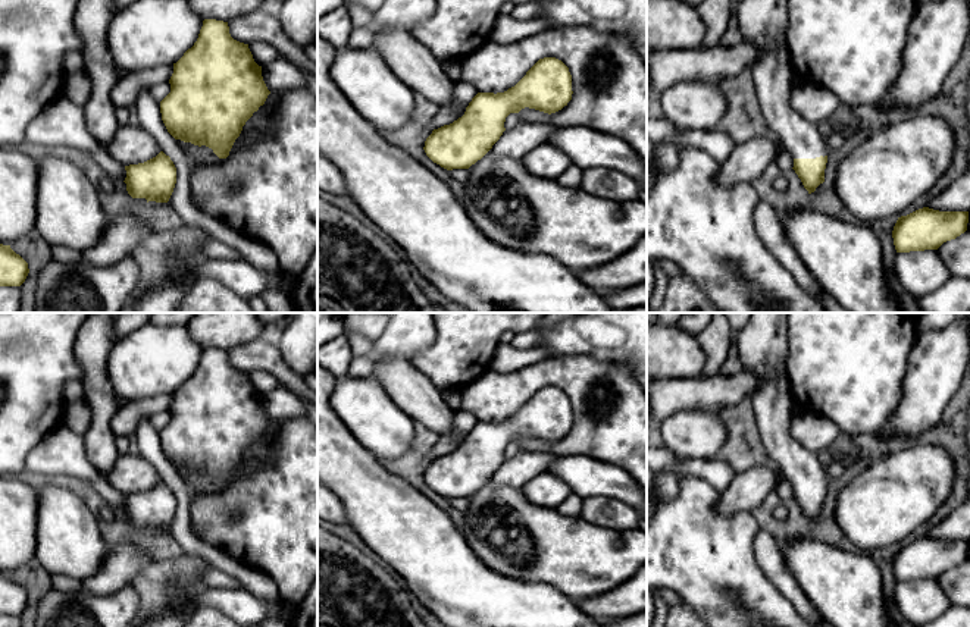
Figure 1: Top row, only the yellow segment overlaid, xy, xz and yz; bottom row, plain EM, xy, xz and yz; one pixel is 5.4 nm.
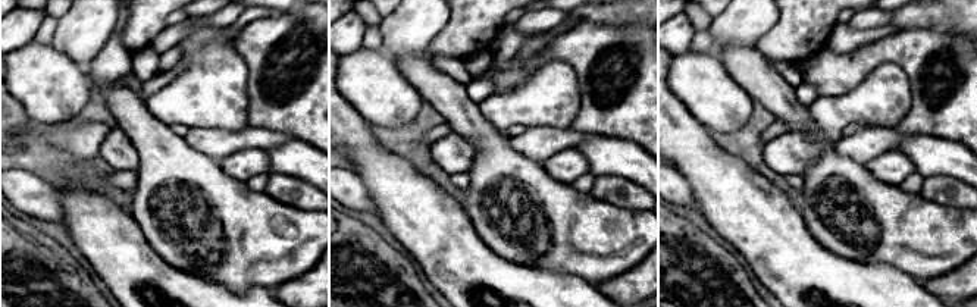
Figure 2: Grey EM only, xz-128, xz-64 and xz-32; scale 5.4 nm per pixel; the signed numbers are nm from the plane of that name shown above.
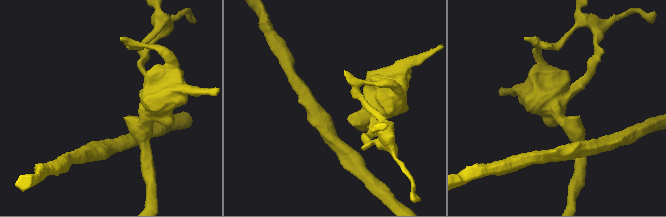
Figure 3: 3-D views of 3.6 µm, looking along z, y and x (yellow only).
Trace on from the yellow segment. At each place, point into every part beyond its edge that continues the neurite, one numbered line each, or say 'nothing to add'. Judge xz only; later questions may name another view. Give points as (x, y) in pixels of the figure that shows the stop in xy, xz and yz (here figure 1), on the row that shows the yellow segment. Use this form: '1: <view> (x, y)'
nothing to add

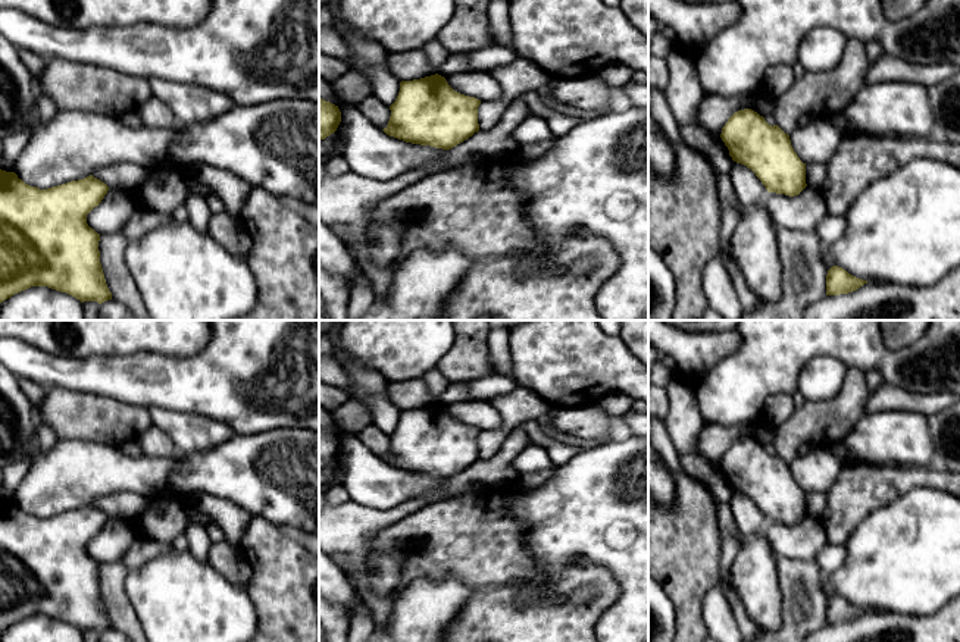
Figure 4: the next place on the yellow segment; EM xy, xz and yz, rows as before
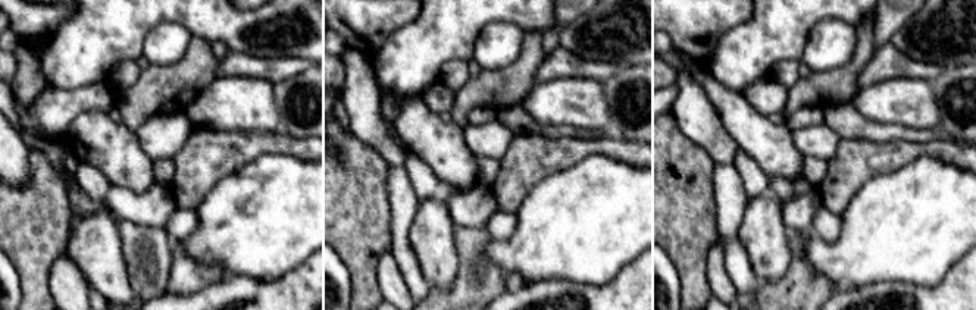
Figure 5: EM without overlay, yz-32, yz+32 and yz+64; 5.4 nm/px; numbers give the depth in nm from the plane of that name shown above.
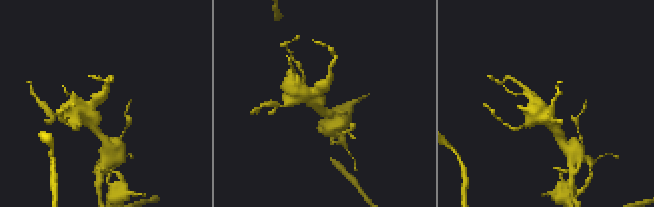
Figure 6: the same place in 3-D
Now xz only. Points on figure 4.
nothing to add

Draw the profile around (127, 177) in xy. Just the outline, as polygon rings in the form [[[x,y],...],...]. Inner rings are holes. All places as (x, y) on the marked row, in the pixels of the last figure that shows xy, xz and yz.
[[[160,162],[151,167],[143,167],[134,163],[119,163],[94,170],[91,175],[104,182],[109,190],[137,190],[144,182],[150,170],[160,172]]]

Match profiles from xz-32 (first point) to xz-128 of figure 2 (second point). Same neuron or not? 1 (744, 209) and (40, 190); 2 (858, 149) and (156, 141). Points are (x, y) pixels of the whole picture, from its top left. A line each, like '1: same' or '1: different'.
1: different
2: different

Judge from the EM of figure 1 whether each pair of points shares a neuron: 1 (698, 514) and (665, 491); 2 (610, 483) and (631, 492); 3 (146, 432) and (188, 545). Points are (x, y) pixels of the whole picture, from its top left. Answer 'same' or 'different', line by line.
1: different
2: same
3: same

